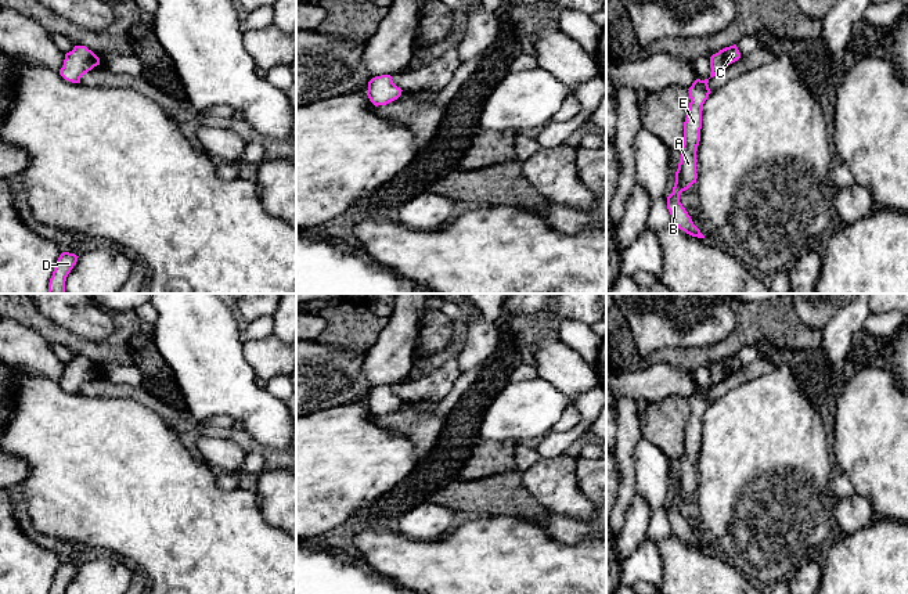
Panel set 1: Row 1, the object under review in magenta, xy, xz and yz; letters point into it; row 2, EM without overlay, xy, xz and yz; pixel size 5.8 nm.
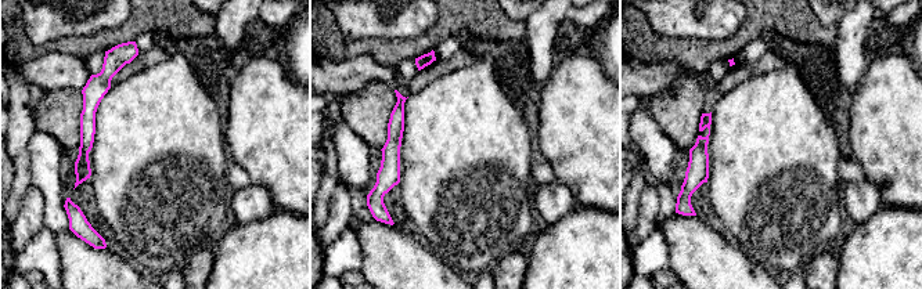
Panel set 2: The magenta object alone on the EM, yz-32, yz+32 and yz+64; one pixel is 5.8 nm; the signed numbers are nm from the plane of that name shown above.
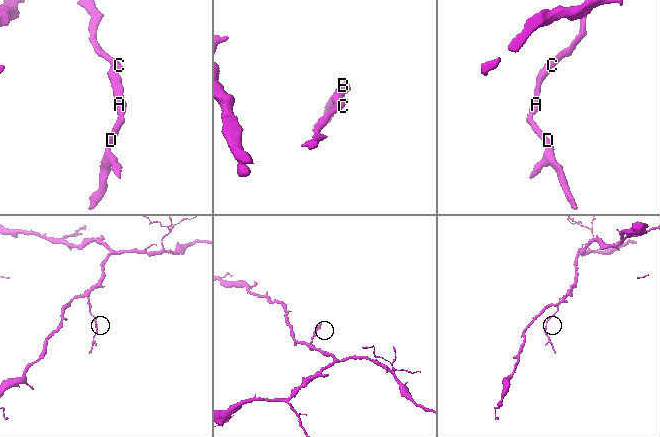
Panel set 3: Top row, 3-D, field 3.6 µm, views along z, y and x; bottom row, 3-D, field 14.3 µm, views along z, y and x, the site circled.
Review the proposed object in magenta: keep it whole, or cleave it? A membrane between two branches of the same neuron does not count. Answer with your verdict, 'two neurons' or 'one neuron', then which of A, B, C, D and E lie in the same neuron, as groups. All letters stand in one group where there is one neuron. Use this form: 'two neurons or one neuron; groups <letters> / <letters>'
one neuron; groups A B C D E

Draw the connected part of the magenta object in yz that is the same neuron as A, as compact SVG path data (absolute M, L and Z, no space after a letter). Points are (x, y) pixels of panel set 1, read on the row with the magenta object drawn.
M696 79L689 90L689 109L684 122L684 144L680 148L681 158L675 172L673 192L667 197L667 209L673 217L673 224L687 234L705 238L700 230L693 224L691 216L680 202L680 194L696 183L696 151L700 141L703 104L711 93L709 79Z

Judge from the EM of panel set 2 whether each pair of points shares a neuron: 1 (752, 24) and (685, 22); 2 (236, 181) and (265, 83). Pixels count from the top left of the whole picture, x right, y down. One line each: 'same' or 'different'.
1: different
2: different

